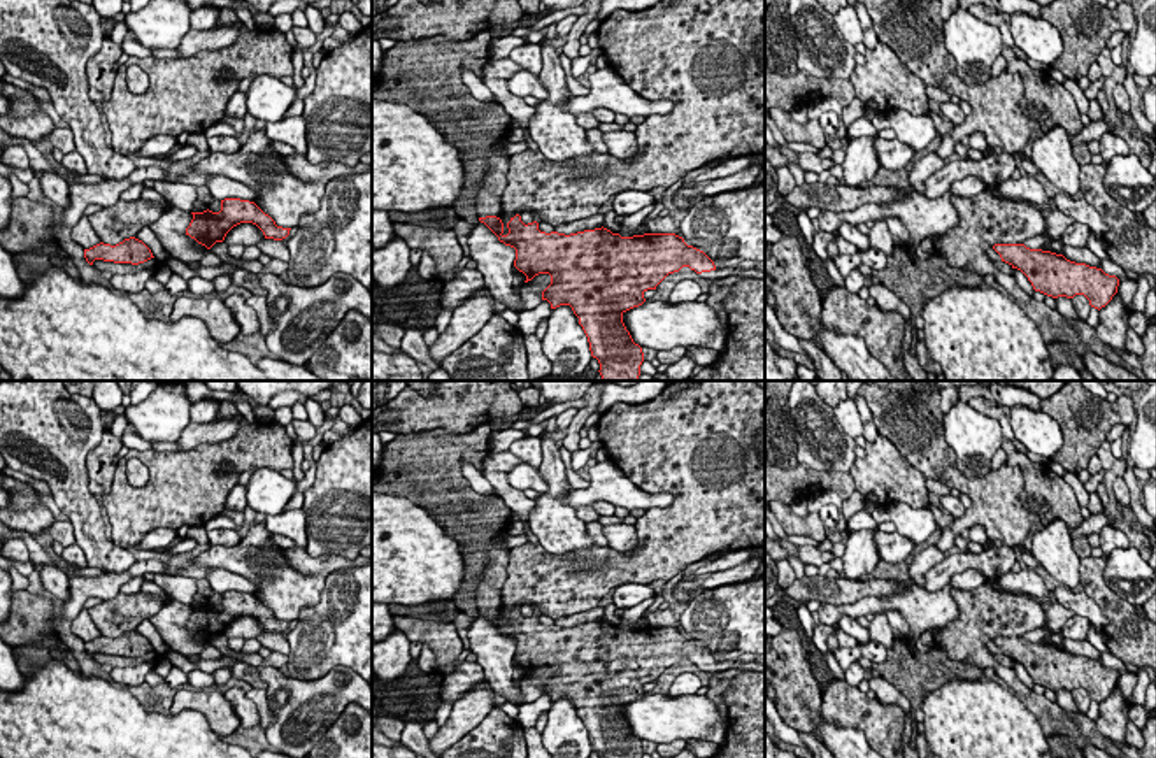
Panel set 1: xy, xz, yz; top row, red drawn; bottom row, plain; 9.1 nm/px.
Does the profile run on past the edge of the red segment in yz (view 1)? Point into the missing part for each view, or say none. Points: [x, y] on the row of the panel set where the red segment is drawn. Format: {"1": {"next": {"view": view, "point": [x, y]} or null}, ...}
{"1": {"next": {"view": "yz", "point": [993, 257]}}}

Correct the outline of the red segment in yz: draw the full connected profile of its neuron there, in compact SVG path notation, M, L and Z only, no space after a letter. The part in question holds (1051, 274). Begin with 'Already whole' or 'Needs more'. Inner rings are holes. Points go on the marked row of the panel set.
Needs more. M995 244L986 249L986 256L993 263L1002 260L1021 270L1035 291L1053 298L1084 295L1089 305L1100 311L1117 293L1116 275L1051 251L1030 249L1024 244Z

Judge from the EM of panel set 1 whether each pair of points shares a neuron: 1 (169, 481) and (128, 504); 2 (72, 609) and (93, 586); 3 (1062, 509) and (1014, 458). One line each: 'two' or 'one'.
1: one
2: one
3: one

